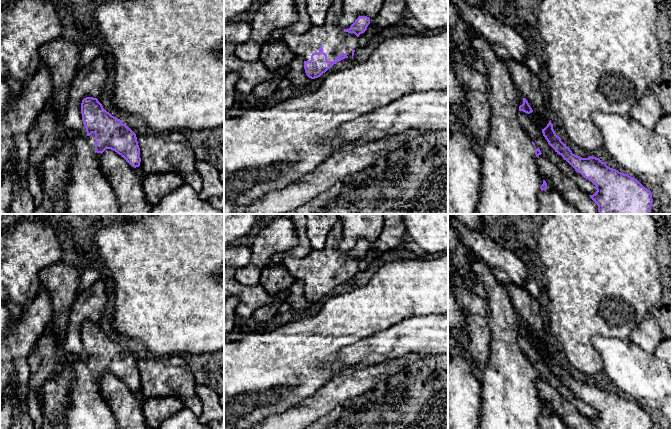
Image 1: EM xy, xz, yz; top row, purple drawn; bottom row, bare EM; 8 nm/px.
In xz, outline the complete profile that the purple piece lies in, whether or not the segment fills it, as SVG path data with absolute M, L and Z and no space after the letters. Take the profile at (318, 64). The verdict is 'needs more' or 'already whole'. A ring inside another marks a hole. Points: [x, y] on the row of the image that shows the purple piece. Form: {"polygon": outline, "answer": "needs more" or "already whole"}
{"polygon": "M334 0L328 10L325 23L321 26L312 25L312 27L302 34L285 33L282 41L296 55L304 60L304 69L306 75L315 79L320 77L329 68L345 58L353 58L355 50L359 47L359 35L367 30L370 24L370 18L359 16L355 22L344 29L339 22L342 17L342 0Z", "answer": "needs more"}

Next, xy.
{"polygon": "M86 97L81 103L82 121L86 128L85 136L77 136L71 145L74 156L71 160L70 180L66 189L66 214L119 214L118 199L108 180L100 170L100 158L106 149L111 149L121 155L132 167L140 166L140 148L136 134L122 121L107 112L97 98Z", "answer": "needs more"}

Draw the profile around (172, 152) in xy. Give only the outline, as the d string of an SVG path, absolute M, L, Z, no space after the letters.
M184 131L150 135L139 140L140 167L145 174L176 173L200 192L202 178L195 167L196 158Z

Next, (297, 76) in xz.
M296 56L289 63L289 73L287 74L287 78L290 80L292 85L308 85L311 82L311 78L309 78L304 69L304 60L301 56Z

